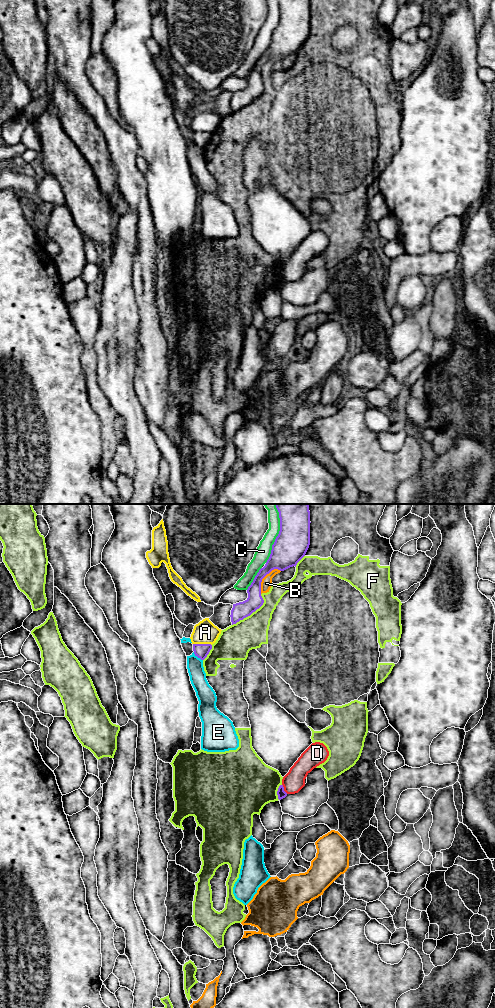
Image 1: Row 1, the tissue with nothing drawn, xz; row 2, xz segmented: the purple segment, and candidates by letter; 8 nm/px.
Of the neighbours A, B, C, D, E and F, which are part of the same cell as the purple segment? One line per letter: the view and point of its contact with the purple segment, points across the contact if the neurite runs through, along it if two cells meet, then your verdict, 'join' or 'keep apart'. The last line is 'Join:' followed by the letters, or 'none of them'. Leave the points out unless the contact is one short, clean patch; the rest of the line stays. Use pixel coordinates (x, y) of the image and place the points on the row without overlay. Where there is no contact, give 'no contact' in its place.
A: xz (202, 132) | along xz (193, 131), (209, 131), (211, 133) | keep apart
B: xz (263, 65) | keep apart
C: xz (276, 25) | keep apart
D: xz (283, 277) | keep apart
E: xz (198, 145) | keep apart
F: xz (252, 100) | keep apart
Join: none of them

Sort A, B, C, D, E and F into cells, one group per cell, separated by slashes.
A / B / C / D / E / F

